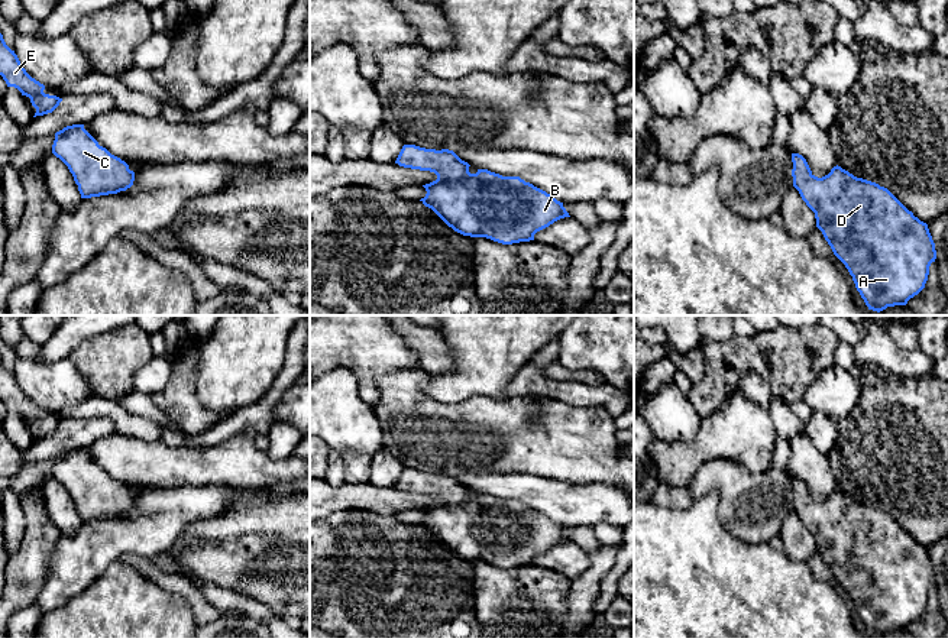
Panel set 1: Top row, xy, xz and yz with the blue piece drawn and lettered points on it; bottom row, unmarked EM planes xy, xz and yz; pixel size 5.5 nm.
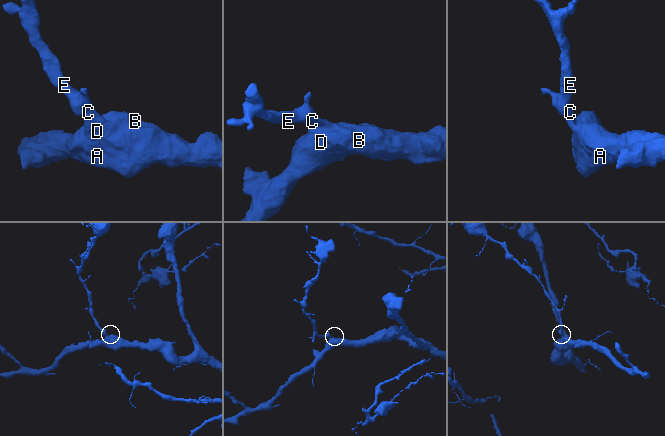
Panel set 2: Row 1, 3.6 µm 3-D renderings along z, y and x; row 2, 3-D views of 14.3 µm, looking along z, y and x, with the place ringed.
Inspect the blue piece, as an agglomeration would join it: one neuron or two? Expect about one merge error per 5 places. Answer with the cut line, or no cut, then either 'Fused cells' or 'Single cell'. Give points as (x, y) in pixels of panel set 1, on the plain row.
No split. Single cell

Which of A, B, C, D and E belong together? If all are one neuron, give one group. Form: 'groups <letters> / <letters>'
groups A B C D E

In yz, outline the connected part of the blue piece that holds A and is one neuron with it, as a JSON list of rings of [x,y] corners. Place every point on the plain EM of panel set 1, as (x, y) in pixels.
[[[792,477],[792,486],[793,511],[815,537],[816,551],[848,593],[868,634],[880,637],[887,631],[906,629],[925,612],[929,590],[936,583],[928,548],[915,541],[887,512],[857,502],[838,489],[818,502],[802,479]]]

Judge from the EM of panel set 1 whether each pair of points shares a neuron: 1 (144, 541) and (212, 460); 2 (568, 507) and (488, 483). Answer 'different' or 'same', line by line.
1: different
2: same

